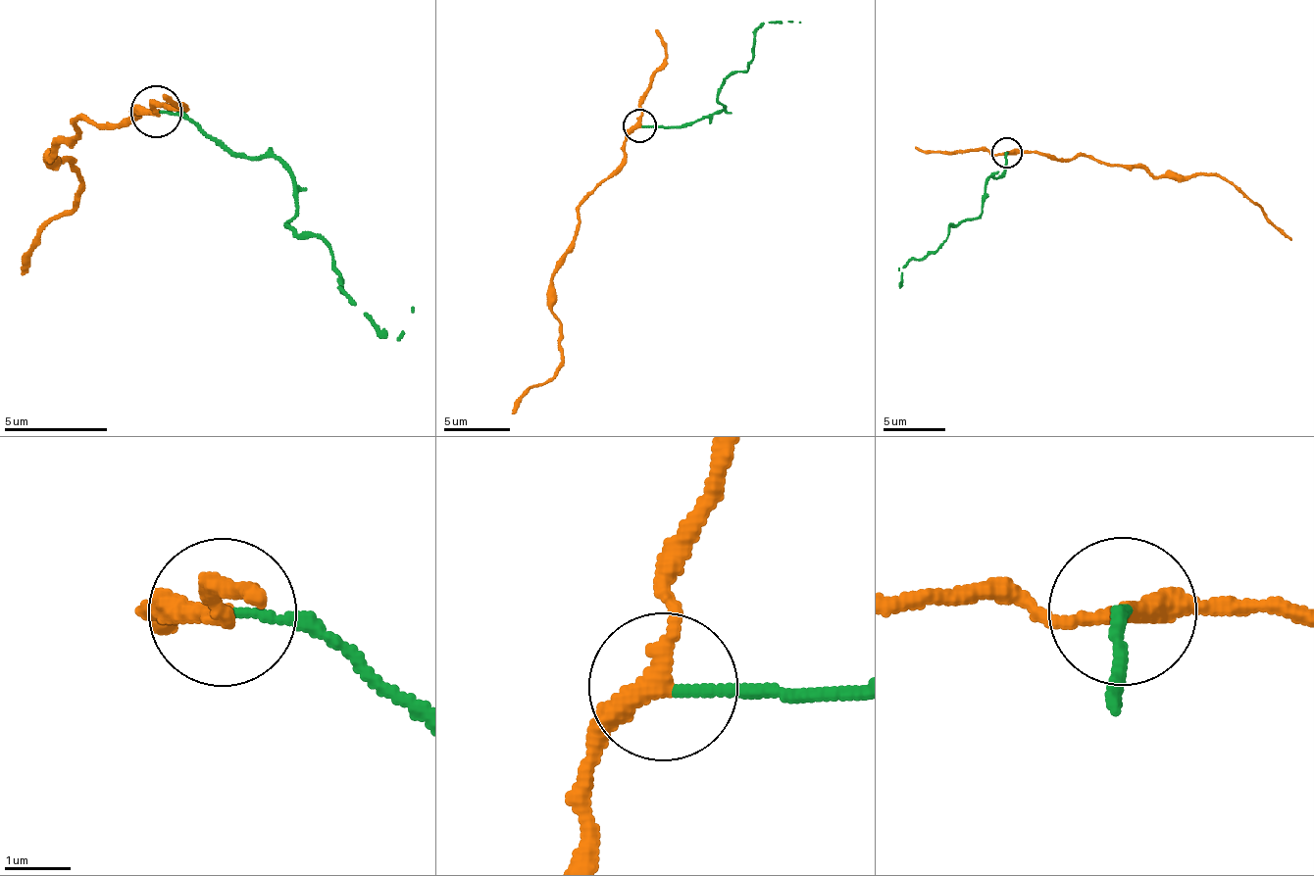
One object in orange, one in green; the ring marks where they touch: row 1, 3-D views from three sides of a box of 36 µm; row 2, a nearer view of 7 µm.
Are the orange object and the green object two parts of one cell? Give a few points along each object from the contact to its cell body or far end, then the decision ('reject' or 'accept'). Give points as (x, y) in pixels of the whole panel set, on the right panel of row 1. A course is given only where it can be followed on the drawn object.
course orange (1007, 153), (1039, 151), (1057, 158), (1087, 156), (1141, 166), (1155, 175), (1219, 174), (1291, 241); course green (1007, 153), (1002, 172), (989, 177), (977, 218), (953, 223), (935, 250), (903, 268), (901, 286), (899, 267); reject

